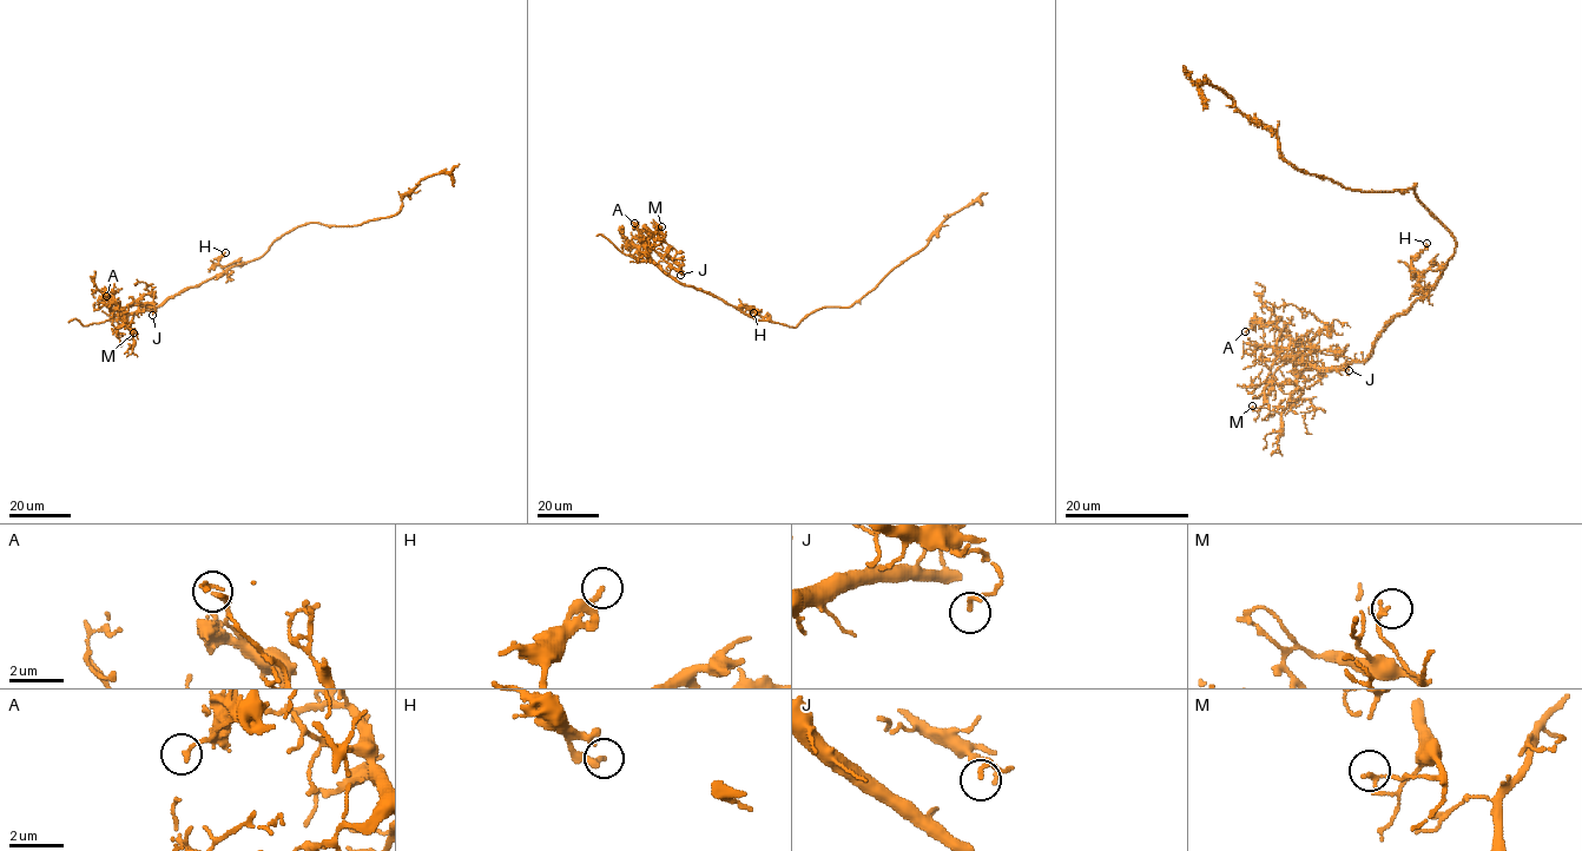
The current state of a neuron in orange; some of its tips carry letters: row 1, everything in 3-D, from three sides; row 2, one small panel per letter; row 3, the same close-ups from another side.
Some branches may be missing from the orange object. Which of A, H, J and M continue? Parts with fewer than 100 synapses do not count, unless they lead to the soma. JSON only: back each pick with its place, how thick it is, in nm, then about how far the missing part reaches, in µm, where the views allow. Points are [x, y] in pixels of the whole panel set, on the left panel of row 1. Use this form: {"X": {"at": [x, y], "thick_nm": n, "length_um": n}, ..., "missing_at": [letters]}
{"missing_at": []}

